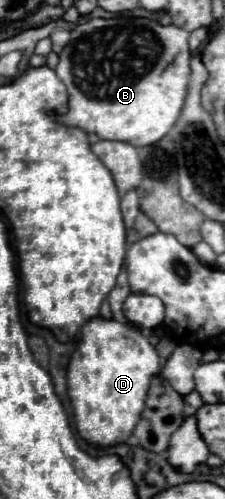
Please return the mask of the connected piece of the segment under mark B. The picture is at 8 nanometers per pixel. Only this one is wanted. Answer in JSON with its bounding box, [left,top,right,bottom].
[56,16,190,146]

